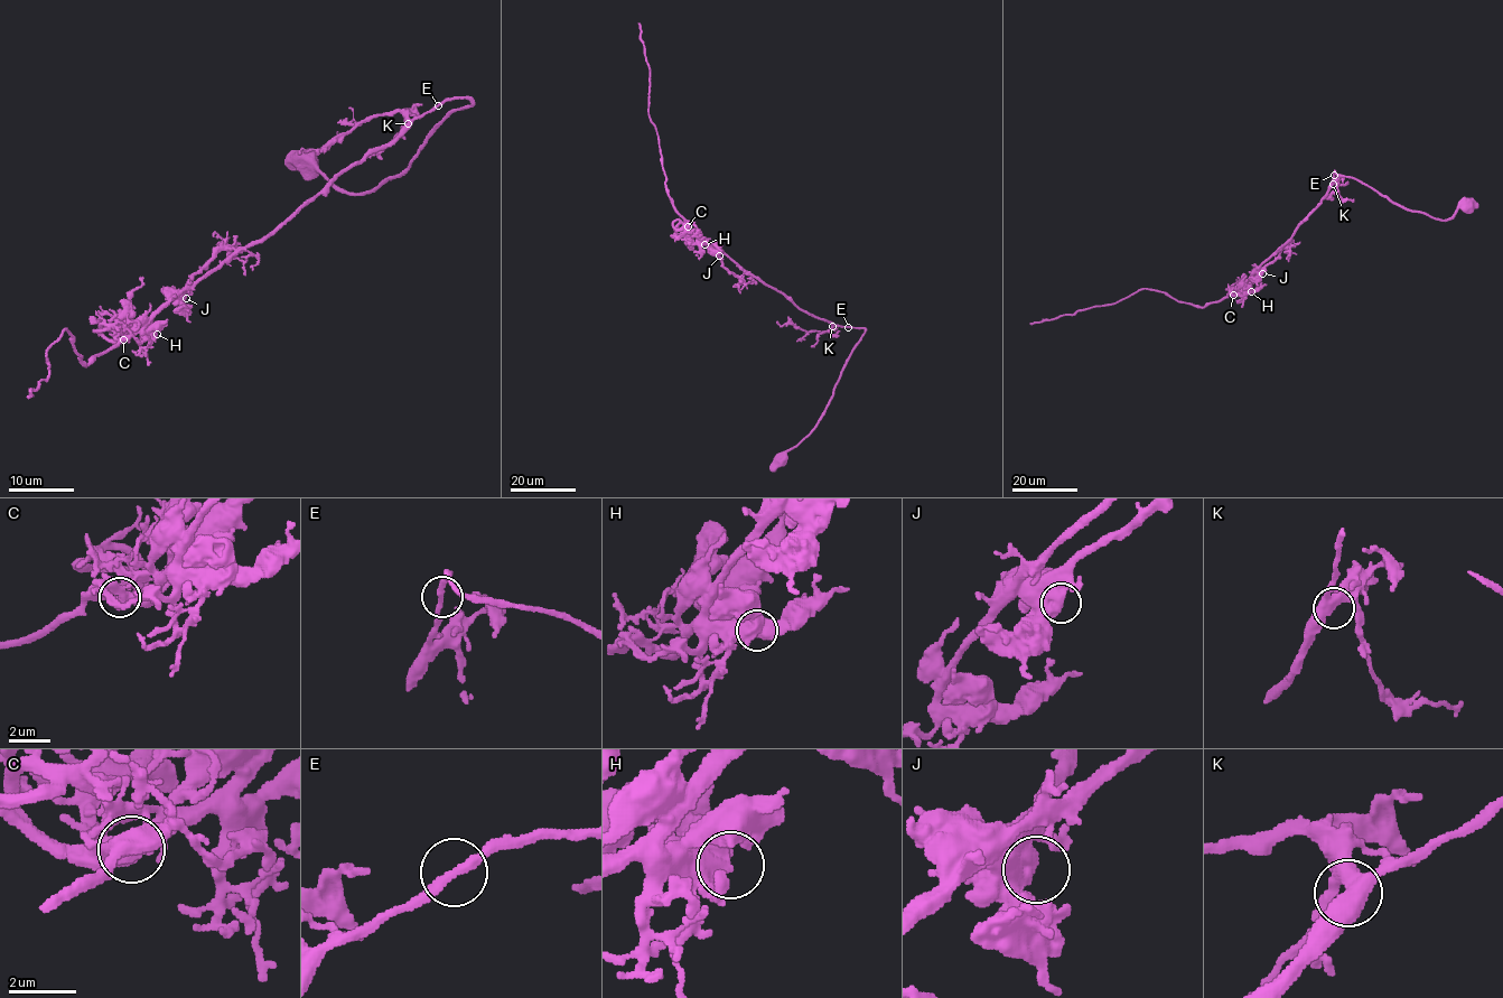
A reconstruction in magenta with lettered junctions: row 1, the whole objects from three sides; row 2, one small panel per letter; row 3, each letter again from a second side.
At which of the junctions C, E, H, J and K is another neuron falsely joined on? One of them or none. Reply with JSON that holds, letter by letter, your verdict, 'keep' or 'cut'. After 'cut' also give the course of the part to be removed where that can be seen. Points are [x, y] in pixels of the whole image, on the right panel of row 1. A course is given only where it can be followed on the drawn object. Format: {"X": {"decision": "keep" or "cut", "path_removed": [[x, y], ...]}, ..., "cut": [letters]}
{"C": {"decision": "keep"}, "E": {"decision": "keep"}, "H": {"decision": "keep"}, "J": {"decision": "keep"}, "K": {"decision": "keep"}, "cut": []}

